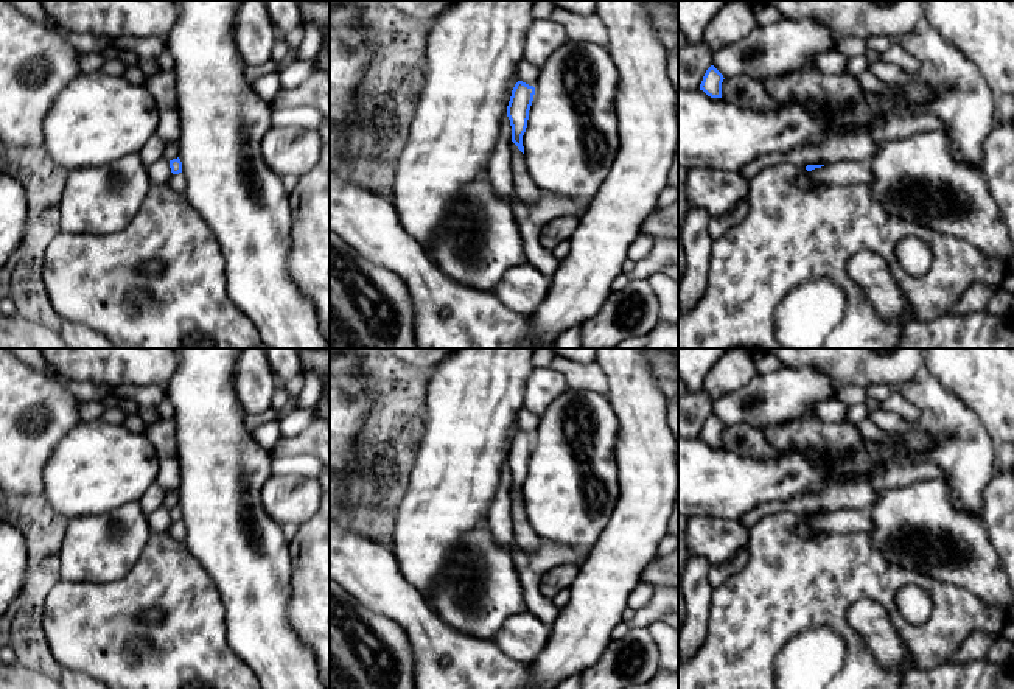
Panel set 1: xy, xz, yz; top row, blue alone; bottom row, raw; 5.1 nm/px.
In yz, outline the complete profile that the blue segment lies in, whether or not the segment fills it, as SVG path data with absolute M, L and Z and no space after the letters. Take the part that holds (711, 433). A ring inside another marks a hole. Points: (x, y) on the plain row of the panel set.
M711 414L703 425L700 439L703 439L711 446L722 446L723 428L723 423L714 414Z

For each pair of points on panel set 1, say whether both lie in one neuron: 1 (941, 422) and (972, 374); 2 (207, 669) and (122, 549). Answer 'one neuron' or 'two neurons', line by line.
1: two neurons
2: two neurons

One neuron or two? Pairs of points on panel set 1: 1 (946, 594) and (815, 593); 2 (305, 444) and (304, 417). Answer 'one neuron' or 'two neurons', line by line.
1: one neuron
2: two neurons

